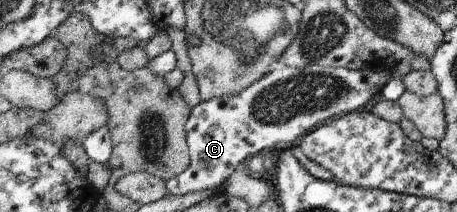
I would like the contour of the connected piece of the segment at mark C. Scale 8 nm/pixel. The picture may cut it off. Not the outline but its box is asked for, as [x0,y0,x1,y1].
[165,63,392,196]

